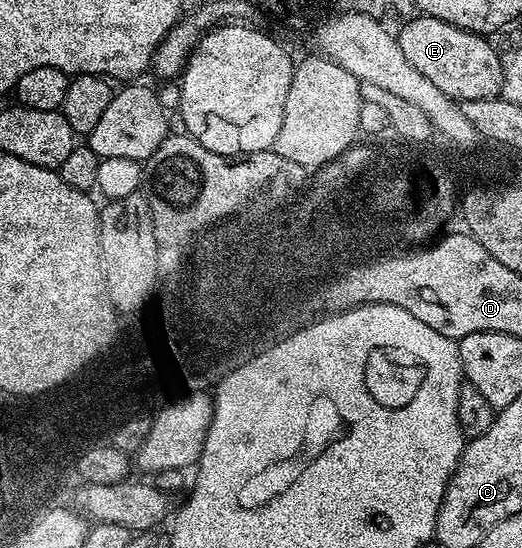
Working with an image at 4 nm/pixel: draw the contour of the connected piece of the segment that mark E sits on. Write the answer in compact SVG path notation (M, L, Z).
M411 16L404 22L407 23L397 30L401 53L413 68L417 68L417 72L421 72L421 76L428 78L436 88L441 88L445 96L459 104L500 97L503 76L499 52L494 45L491 47L487 43L490 41L484 35L426 16Z

